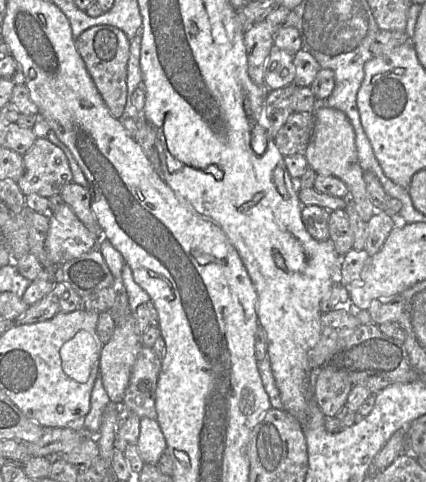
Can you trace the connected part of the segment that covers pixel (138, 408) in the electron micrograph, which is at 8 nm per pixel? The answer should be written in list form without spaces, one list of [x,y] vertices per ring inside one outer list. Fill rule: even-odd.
[[[143,345],[132,367],[122,404],[140,418],[157,420],[156,388],[161,359],[151,347]]]

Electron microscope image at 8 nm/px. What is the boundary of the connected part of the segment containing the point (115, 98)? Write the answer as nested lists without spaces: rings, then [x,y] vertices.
[[[96,25],[83,31],[75,40],[75,44],[111,115],[119,119],[127,99],[127,65],[130,56],[130,40],[117,27]]]

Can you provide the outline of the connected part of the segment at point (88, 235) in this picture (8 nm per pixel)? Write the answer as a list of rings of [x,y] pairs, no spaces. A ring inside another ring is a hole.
[[[65,203],[55,212],[49,212],[49,230],[45,244],[50,260],[55,265],[62,266],[67,261],[97,248],[98,238],[84,226],[71,207]]]

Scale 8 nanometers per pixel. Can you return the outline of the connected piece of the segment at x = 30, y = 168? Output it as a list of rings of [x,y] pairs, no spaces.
[[[37,138],[33,146],[23,155],[24,173],[17,184],[26,196],[37,194],[50,197],[60,194],[62,188],[73,180],[69,162],[64,152],[47,138]]]

